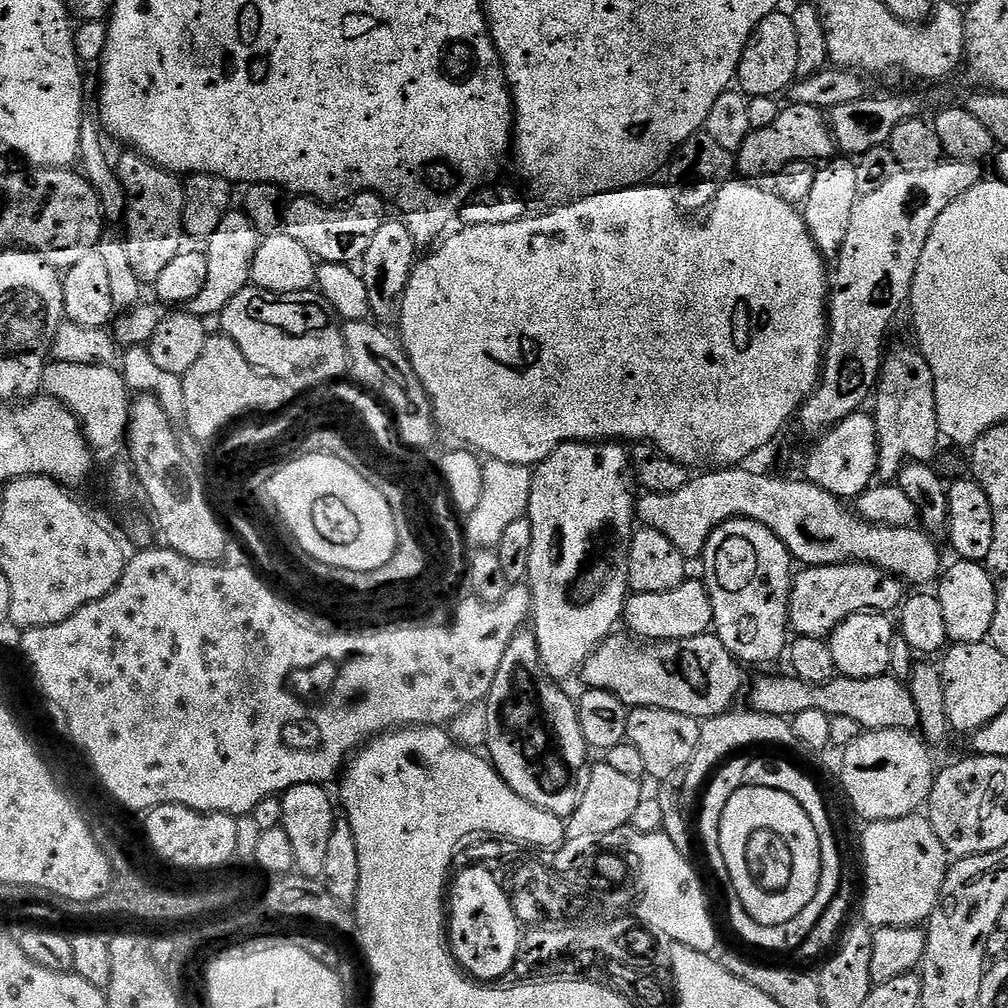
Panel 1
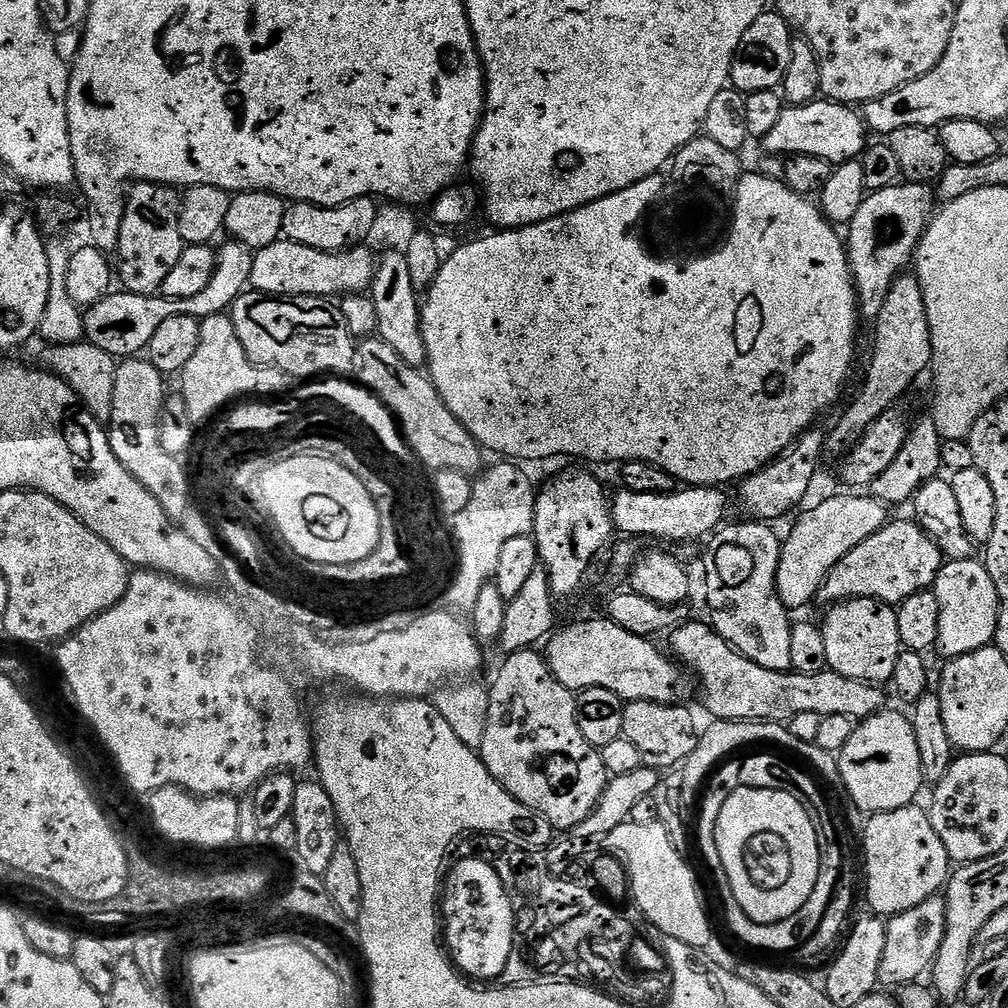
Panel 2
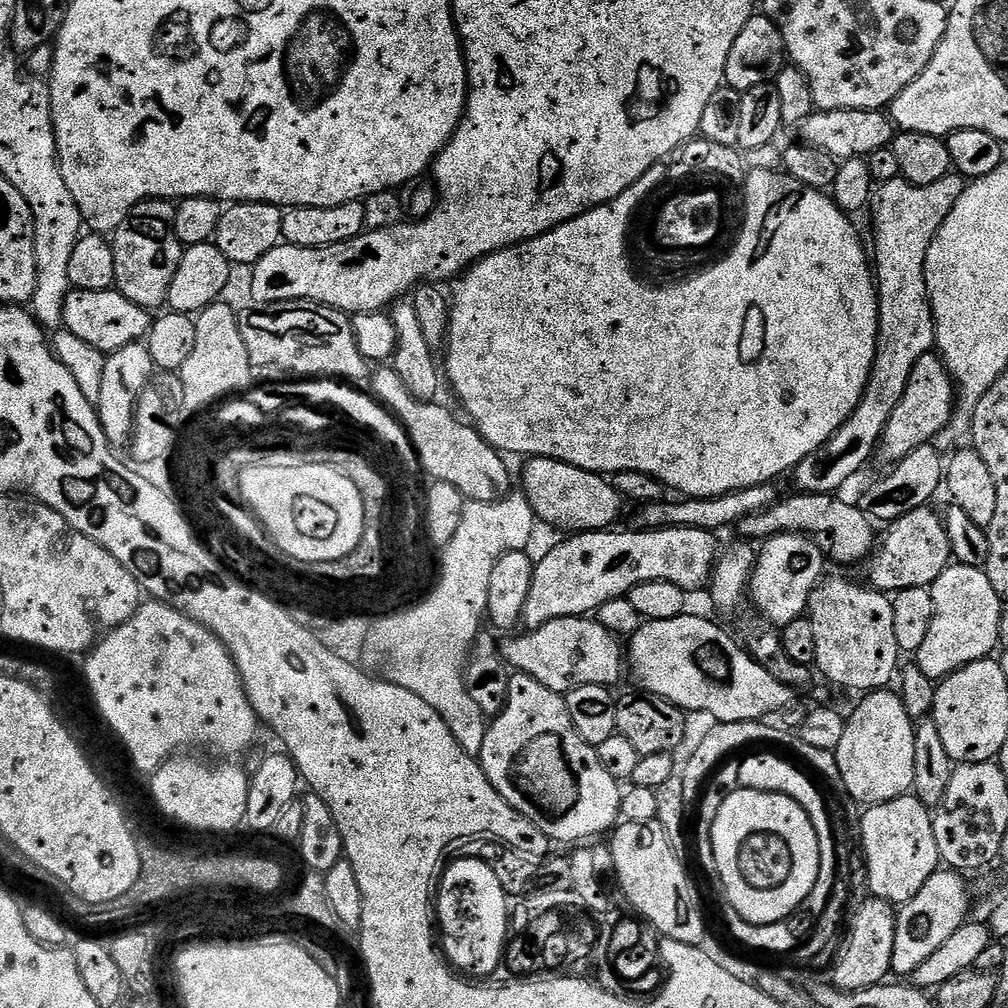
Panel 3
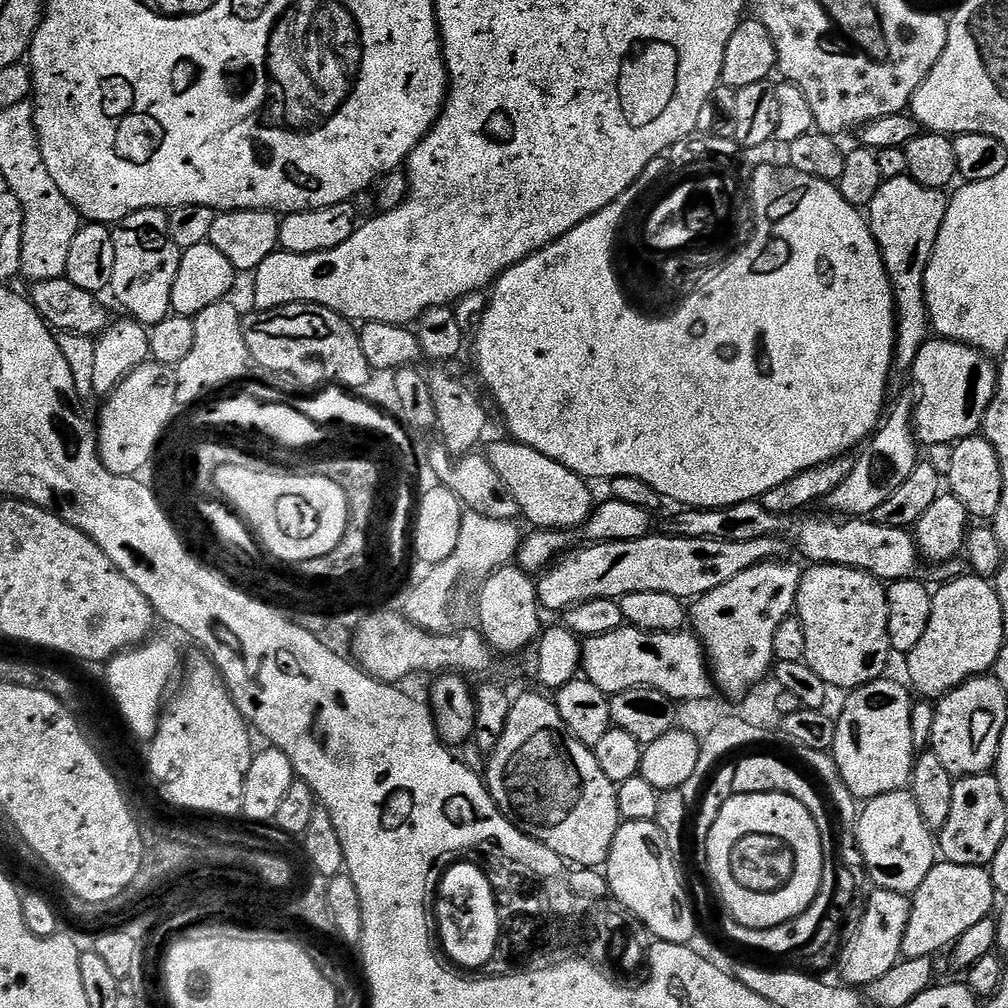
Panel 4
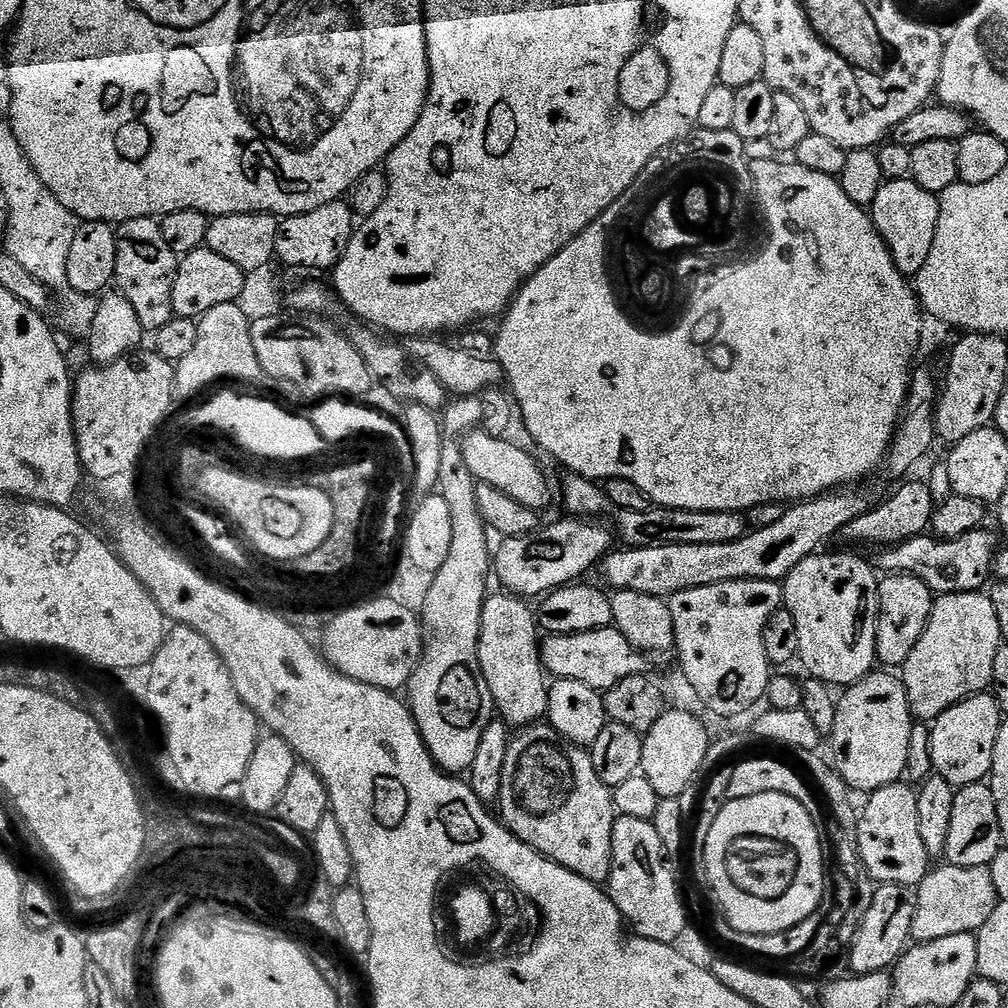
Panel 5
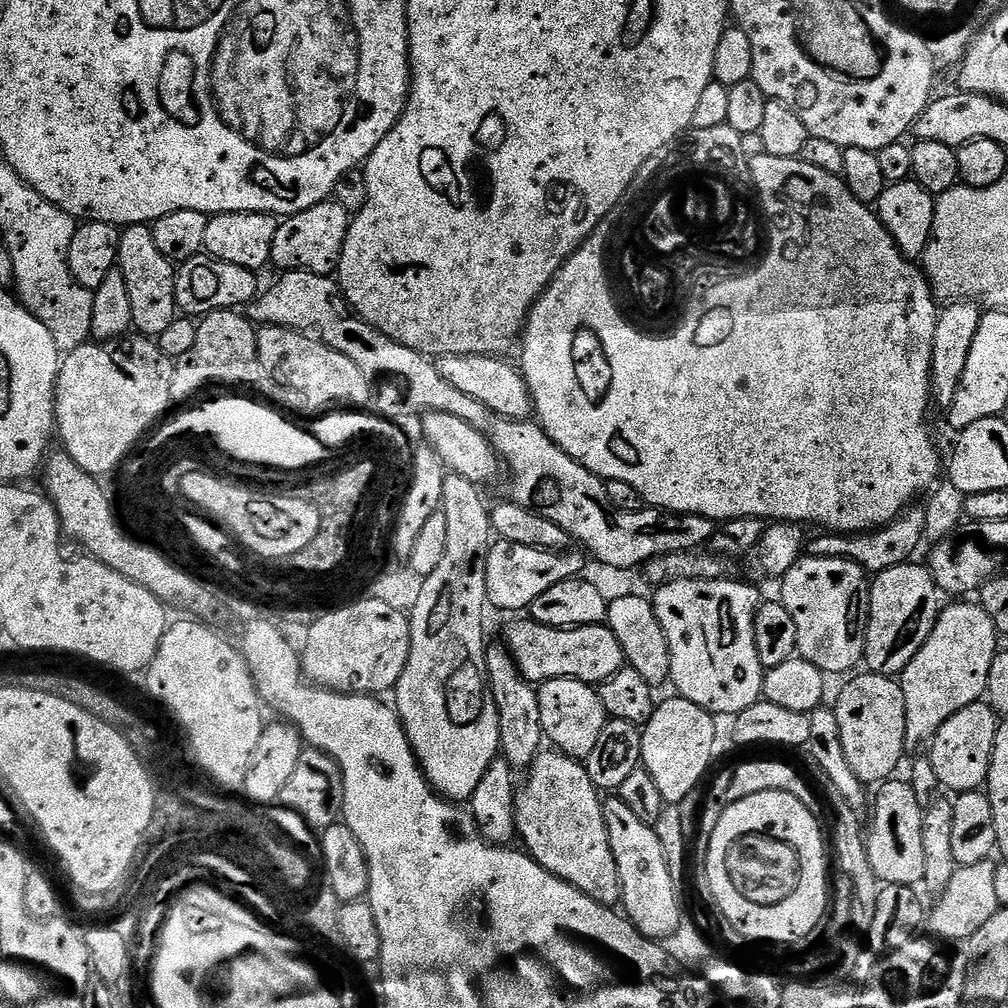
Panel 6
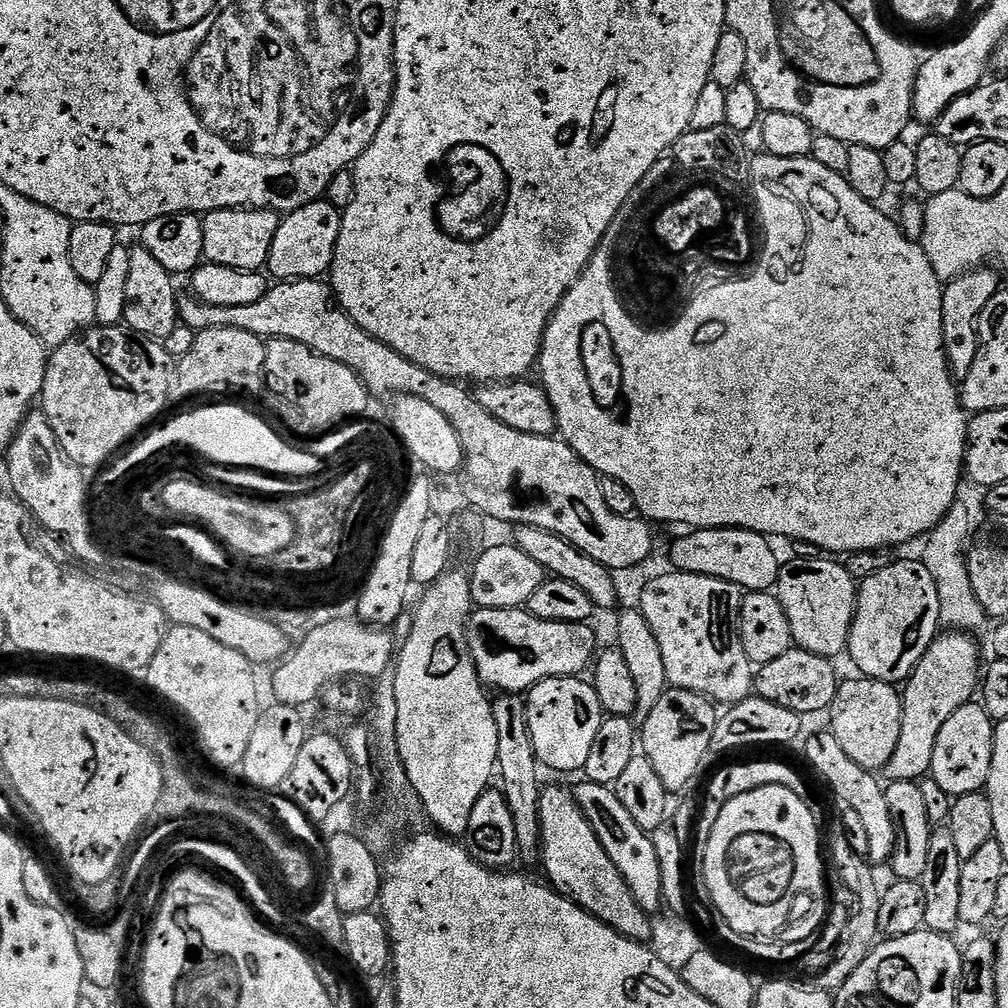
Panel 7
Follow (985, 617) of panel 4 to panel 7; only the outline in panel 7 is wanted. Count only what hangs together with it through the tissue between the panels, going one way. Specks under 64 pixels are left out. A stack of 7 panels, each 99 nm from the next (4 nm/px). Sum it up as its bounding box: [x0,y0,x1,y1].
[882,630,982,781]

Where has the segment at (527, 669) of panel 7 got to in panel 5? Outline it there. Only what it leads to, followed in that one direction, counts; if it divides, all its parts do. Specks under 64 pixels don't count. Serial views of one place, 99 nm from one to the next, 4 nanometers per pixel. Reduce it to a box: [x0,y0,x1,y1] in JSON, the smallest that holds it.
[540,626,645,690]

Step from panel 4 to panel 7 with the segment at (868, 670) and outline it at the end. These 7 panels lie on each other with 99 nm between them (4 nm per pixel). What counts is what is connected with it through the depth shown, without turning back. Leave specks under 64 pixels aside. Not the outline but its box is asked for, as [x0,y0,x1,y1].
[774,558,858,658]

